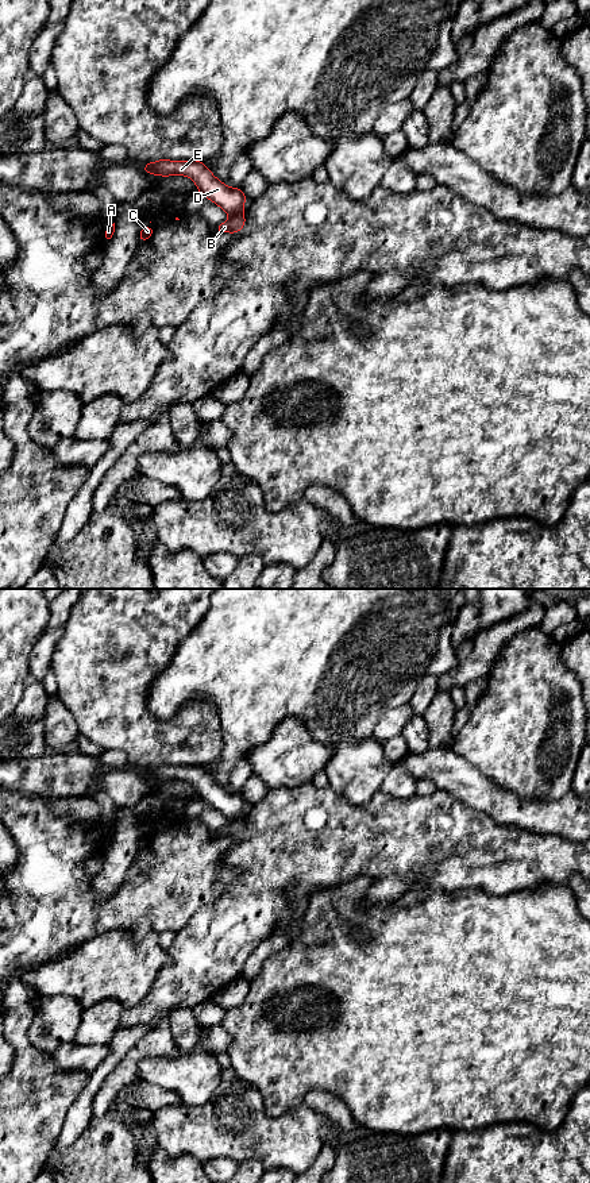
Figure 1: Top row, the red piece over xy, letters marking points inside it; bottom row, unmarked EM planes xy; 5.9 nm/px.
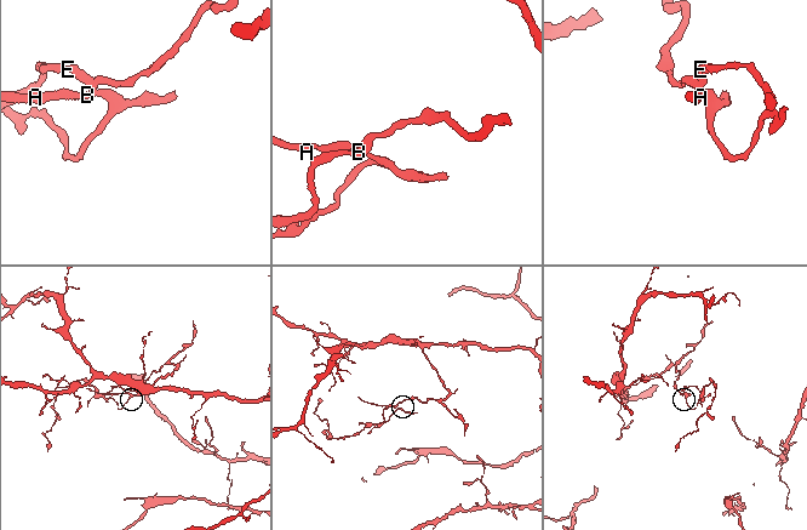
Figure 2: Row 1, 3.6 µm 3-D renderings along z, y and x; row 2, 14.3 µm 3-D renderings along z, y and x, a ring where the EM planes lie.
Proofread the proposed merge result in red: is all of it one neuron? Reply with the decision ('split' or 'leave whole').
split

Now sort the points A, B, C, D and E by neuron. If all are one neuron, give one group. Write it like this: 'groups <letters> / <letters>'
groups A B C / D E

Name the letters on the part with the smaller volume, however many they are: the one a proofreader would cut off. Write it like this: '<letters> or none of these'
A, B, C

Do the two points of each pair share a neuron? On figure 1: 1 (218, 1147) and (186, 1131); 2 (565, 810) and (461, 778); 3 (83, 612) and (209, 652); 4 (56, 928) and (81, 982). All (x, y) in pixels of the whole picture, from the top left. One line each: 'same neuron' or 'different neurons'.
1: same neuron
2: same neuron
3: different neurons
4: different neurons

